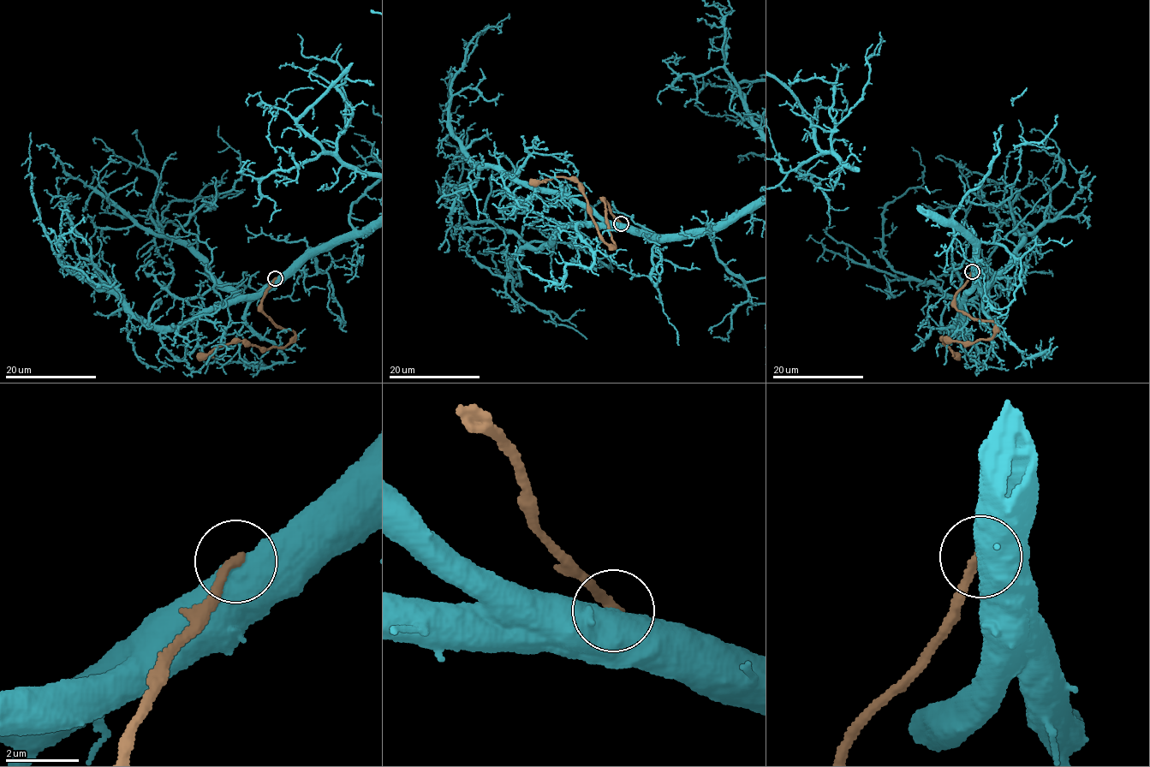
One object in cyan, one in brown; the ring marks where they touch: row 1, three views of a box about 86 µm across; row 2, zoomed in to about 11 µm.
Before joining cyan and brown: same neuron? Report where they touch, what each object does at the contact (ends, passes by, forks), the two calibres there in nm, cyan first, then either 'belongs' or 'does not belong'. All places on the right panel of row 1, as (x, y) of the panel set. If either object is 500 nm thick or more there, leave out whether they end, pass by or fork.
place (972, 271); calibres 800 and 260 nm; does not belong

